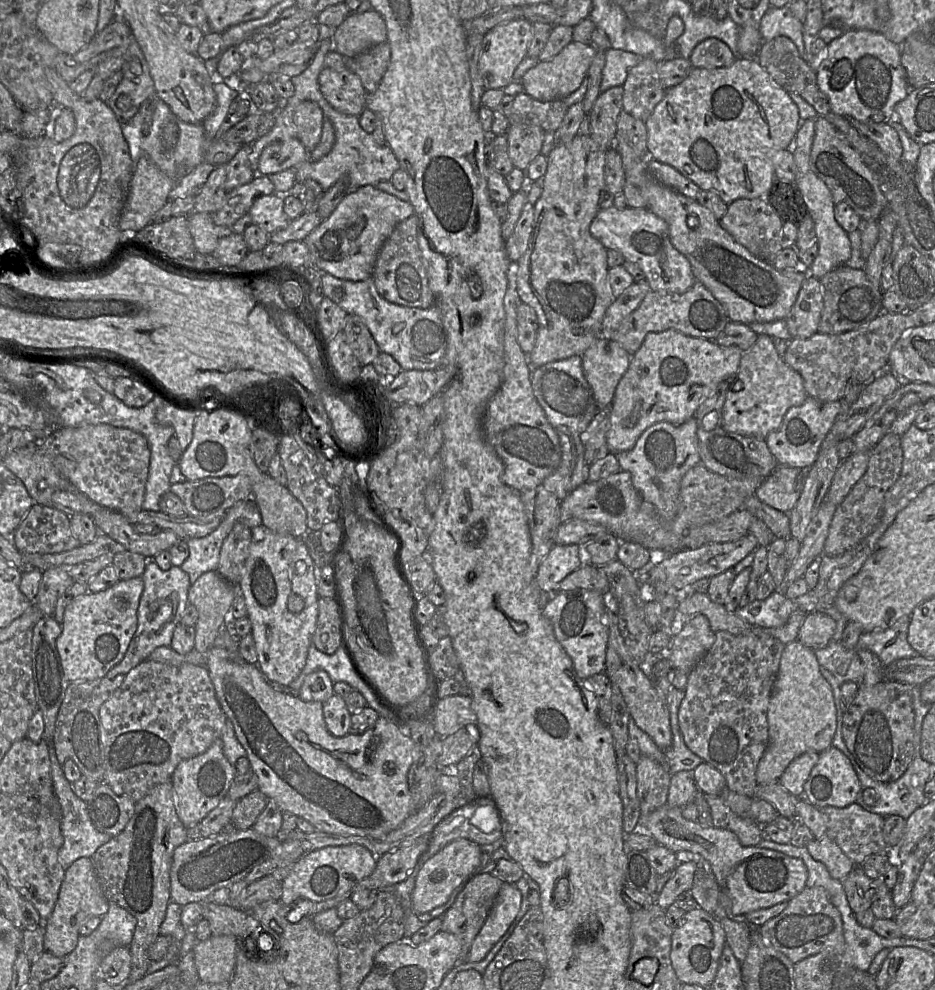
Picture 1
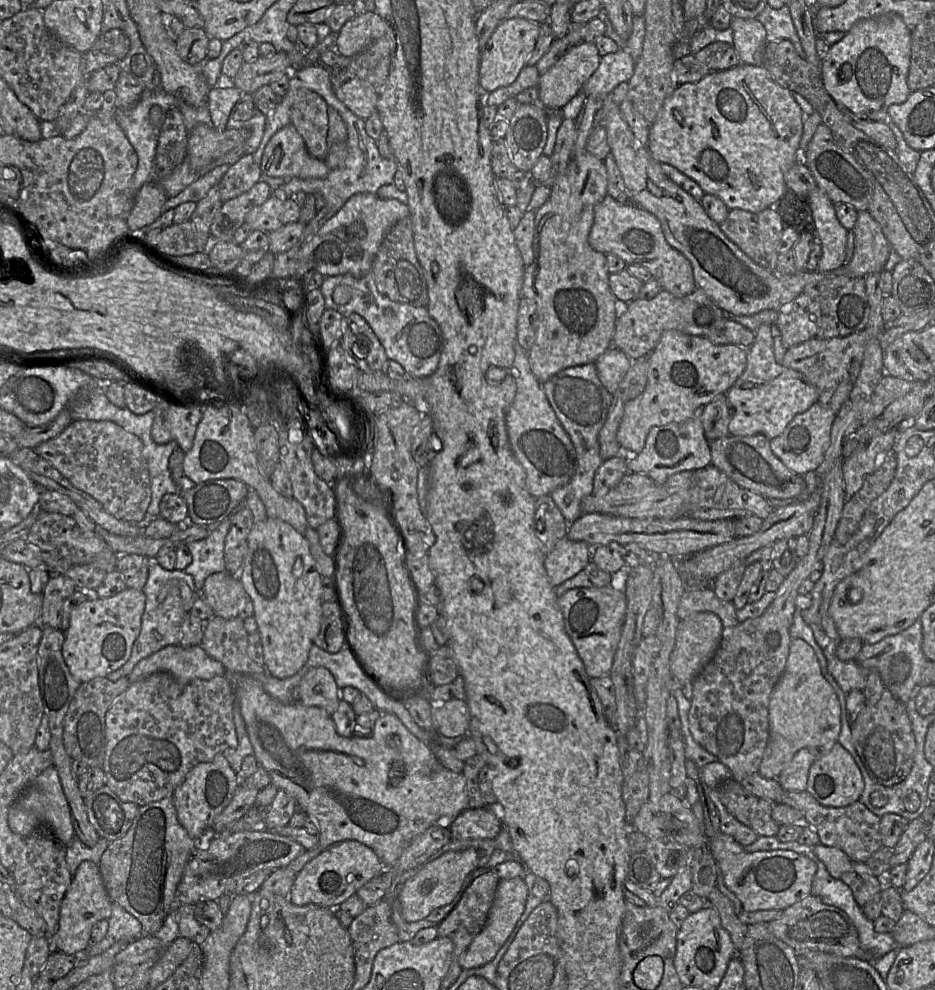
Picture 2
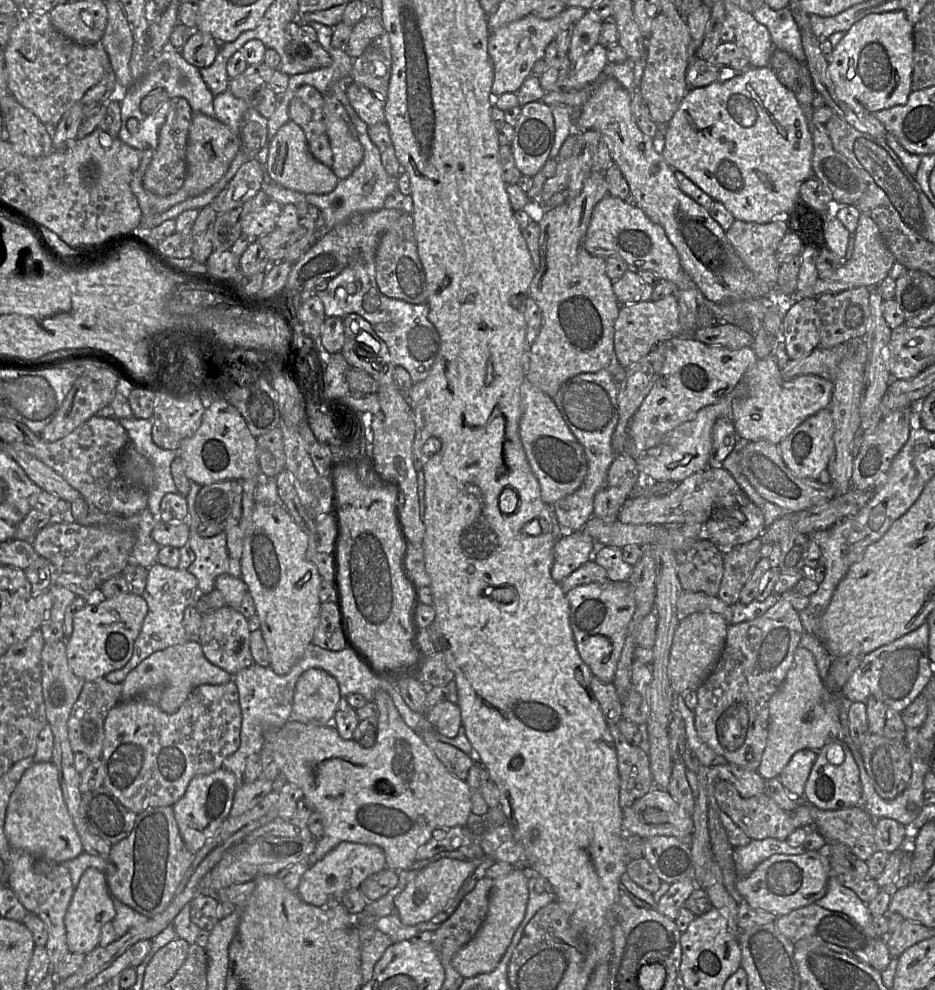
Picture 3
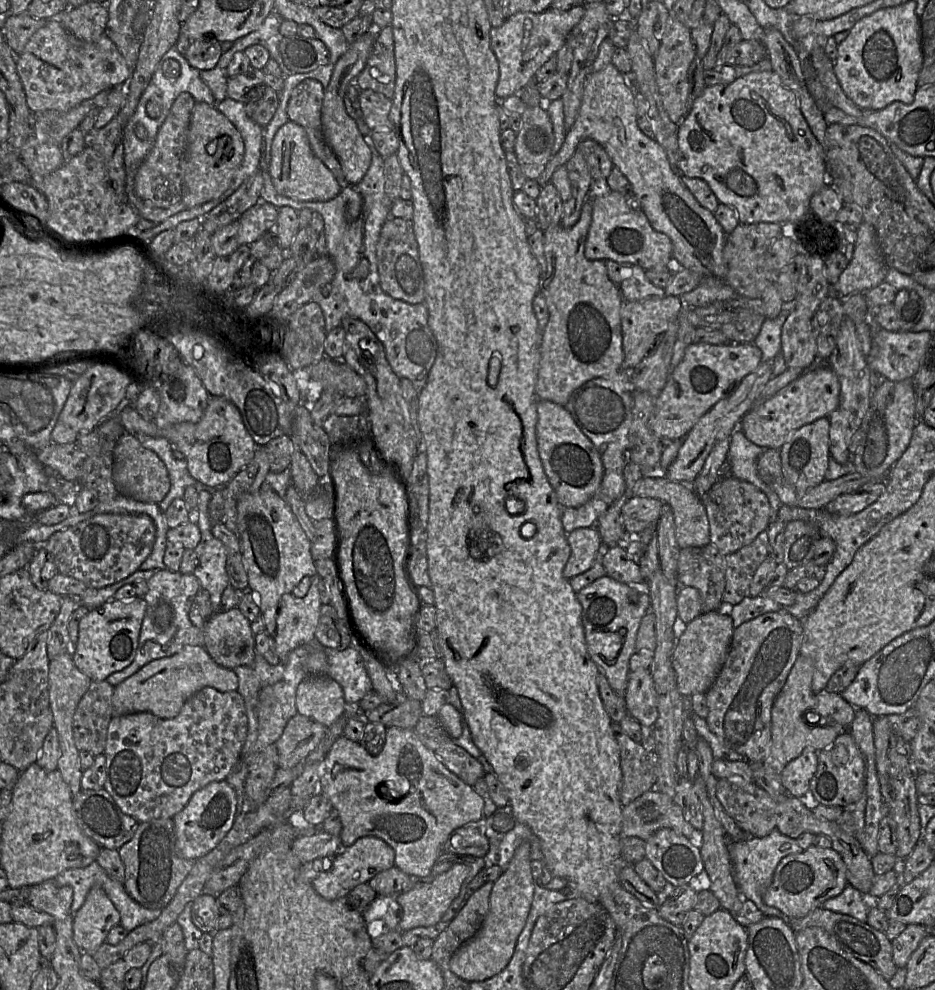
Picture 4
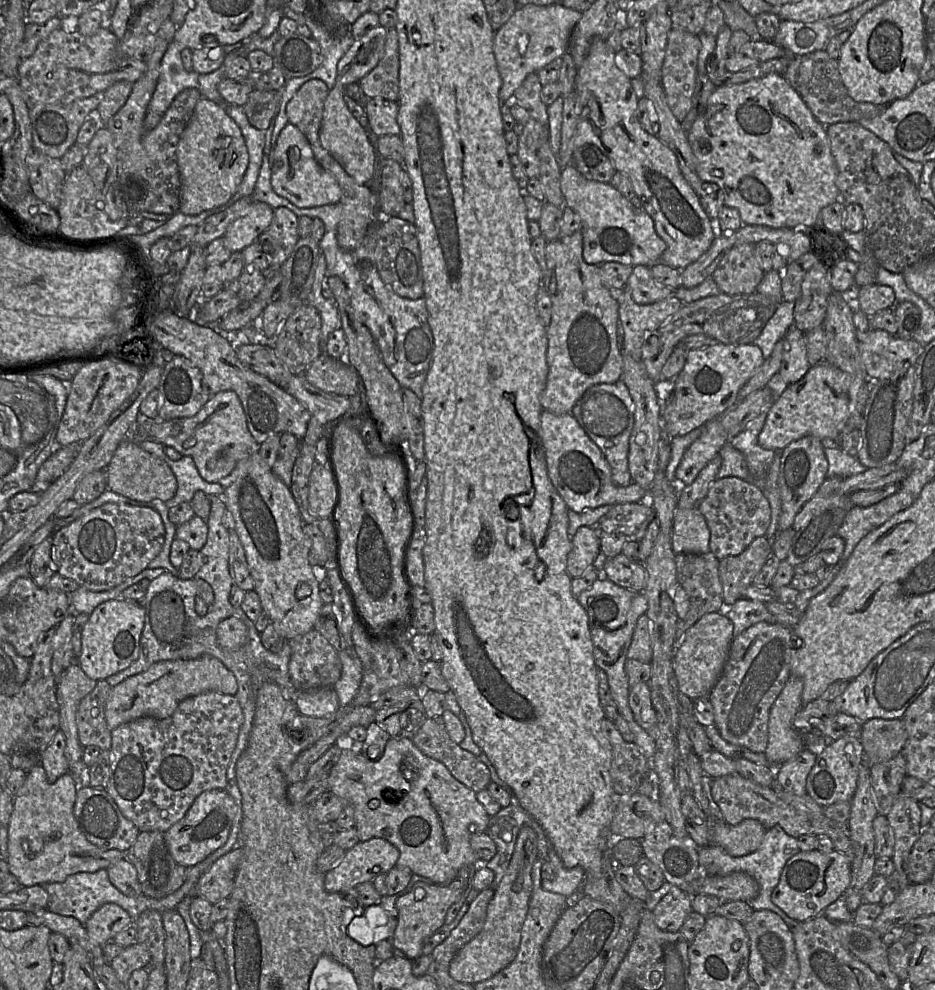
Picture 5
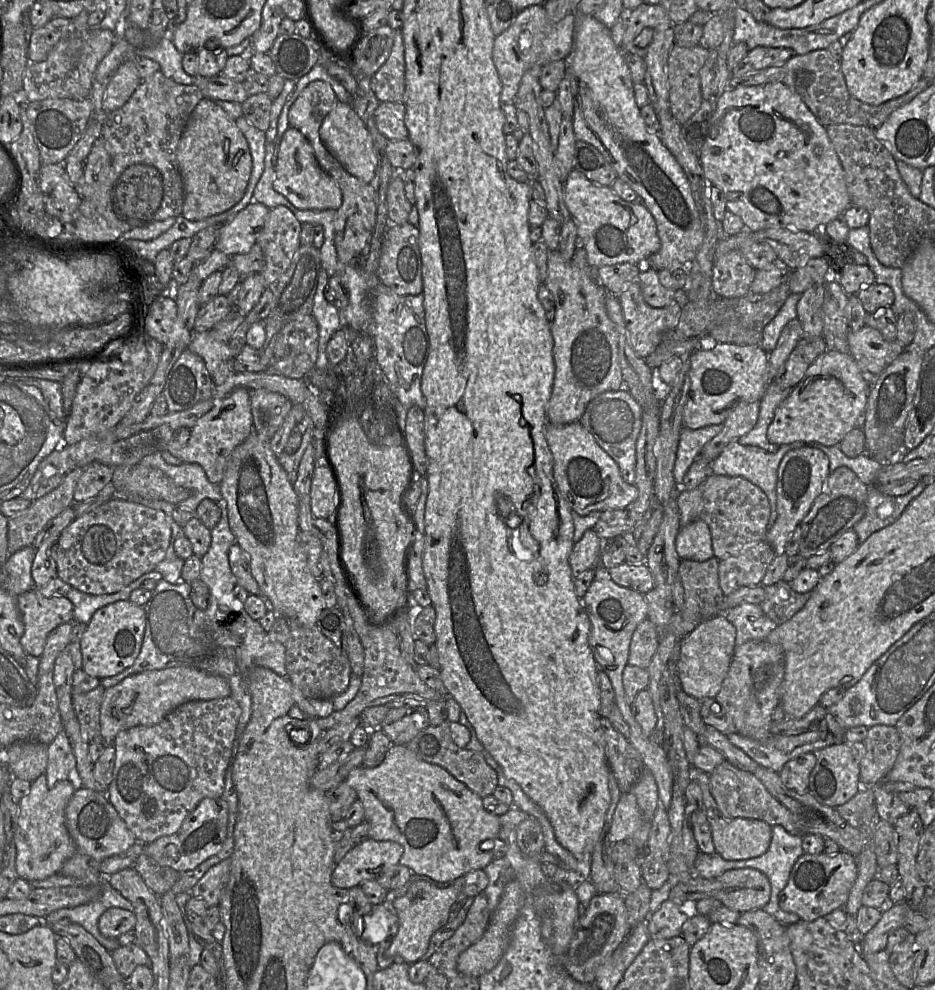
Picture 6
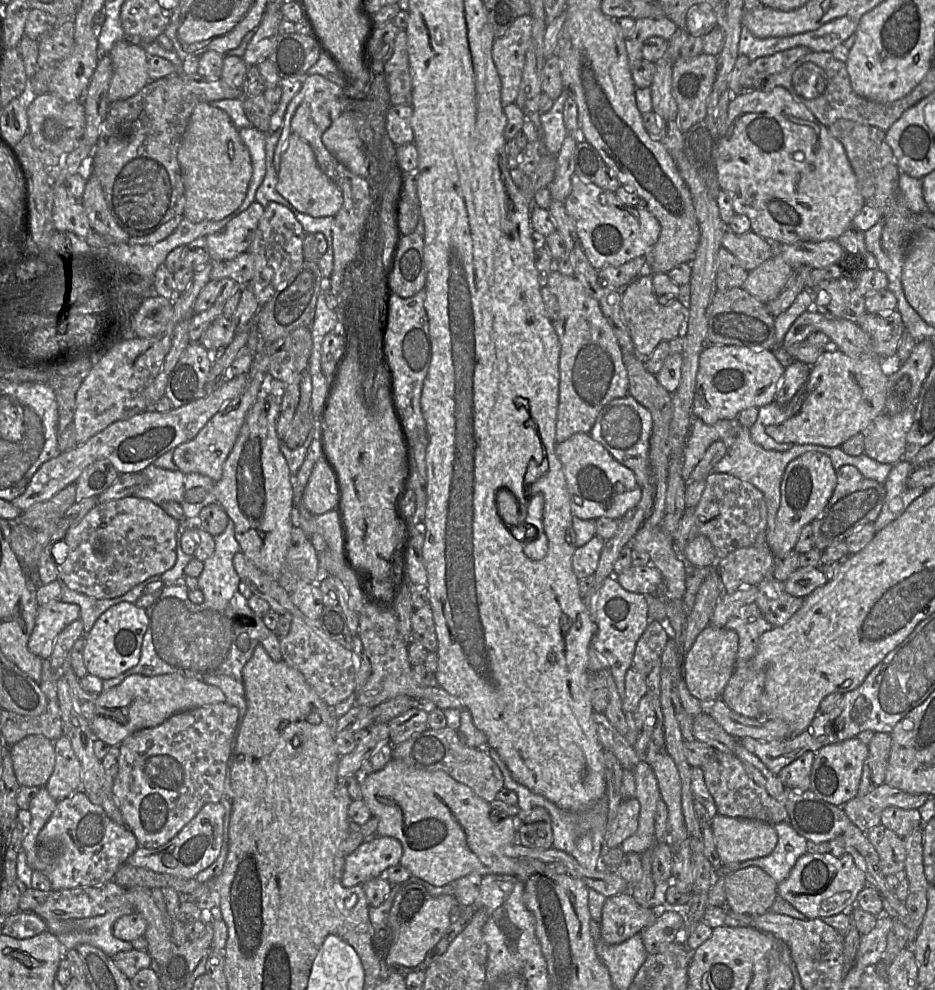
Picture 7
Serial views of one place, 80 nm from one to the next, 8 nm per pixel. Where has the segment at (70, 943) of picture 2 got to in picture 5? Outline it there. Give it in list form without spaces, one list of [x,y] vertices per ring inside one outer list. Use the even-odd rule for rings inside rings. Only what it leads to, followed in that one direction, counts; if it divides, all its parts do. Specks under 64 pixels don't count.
[[[106,903],[90,916],[84,927],[94,944],[104,946],[131,925],[132,920],[125,910],[116,904]]]

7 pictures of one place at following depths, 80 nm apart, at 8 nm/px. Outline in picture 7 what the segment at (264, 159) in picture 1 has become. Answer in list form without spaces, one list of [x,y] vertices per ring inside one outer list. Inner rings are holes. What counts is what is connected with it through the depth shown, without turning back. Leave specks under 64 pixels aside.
[[[291,133],[282,153],[276,191],[298,212],[311,217],[334,217],[342,206],[343,196],[336,184],[319,168],[310,145]]]

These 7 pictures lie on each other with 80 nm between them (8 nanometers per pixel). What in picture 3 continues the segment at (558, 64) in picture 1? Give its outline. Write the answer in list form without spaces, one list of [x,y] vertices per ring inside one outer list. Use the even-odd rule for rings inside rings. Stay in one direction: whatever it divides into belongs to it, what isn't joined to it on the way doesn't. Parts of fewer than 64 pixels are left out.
[[[597,43],[593,49],[572,66],[561,90],[580,90],[591,87],[601,77],[608,63],[607,50]]]

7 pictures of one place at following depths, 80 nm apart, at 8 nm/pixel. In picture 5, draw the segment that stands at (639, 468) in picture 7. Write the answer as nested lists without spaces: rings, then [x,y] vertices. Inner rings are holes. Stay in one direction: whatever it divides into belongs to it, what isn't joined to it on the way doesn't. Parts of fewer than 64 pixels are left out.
[[[622,379],[614,383],[601,383],[588,388],[577,400],[571,413],[603,453],[610,466],[613,482],[622,487],[632,483],[628,467],[628,451],[629,439],[634,426],[635,405]]]

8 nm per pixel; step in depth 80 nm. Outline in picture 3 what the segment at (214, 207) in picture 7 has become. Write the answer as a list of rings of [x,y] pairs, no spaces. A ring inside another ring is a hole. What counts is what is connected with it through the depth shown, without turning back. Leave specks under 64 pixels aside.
[[[192,112],[186,145],[186,175],[183,189],[187,197],[198,196],[217,183],[240,150],[240,139],[215,117]]]

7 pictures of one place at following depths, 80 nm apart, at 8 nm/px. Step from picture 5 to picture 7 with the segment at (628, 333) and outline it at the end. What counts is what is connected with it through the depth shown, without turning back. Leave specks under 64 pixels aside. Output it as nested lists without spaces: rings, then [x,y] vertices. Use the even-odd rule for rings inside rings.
[[[642,273],[621,292],[624,321],[634,344],[634,354],[639,360],[645,363],[660,342],[683,335],[688,309],[677,299],[666,305],[660,304],[654,292],[652,273]]]

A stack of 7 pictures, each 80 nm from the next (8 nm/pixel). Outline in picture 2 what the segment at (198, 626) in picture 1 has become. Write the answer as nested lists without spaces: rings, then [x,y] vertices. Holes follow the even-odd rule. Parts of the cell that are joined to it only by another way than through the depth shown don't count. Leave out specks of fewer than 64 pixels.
[[[224,571],[209,575],[198,595],[212,608],[214,616],[230,619],[237,617],[240,601],[247,594],[238,576]]]

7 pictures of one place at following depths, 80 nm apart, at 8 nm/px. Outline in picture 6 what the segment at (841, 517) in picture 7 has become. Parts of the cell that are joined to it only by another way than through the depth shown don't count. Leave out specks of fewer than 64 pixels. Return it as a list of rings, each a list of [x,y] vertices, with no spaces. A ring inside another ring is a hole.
[[[841,466],[830,473],[822,492],[798,525],[801,528],[798,555],[808,559],[813,555],[822,554],[844,533],[852,530],[865,513],[868,490],[869,486],[846,466]]]

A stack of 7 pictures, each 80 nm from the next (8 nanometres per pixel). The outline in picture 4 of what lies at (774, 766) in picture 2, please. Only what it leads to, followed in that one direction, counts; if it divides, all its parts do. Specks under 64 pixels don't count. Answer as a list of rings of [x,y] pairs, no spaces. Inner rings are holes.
[[[799,655],[787,677],[787,680],[774,700],[771,708],[771,738],[768,750],[762,759],[767,771],[780,775],[783,768],[804,750],[820,751],[830,745],[842,731],[833,725],[808,726],[803,715],[816,705],[816,695],[812,691],[814,667],[812,662]]]

